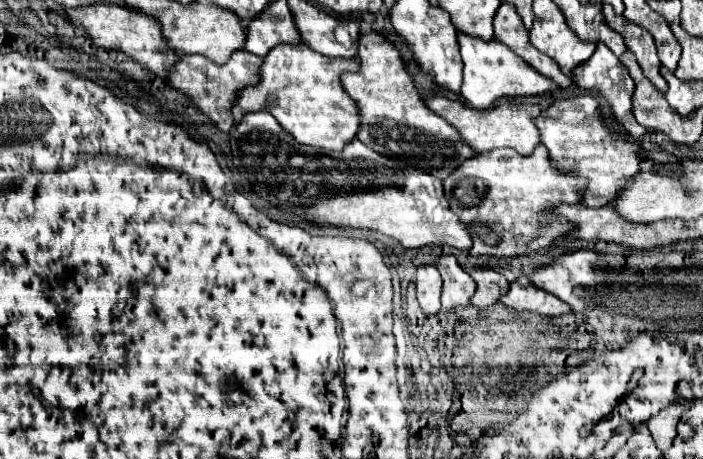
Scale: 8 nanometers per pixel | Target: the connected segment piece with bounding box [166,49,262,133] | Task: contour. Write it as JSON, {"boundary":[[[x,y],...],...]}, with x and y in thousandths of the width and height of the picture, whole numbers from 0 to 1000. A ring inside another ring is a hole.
{"boundary":[[[347,107],[336,111],[319,142],[307,142],[304,133],[299,133],[287,120],[259,120],[256,133],[239,150],[236,176],[242,190],[248,190],[250,198],[270,211],[270,220],[276,224],[276,233],[282,242],[293,246],[319,290],[324,290],[330,281],[330,264],[333,264],[330,246],[327,246],[333,211],[344,190],[367,181],[370,142],[373,142],[373,129]]]}

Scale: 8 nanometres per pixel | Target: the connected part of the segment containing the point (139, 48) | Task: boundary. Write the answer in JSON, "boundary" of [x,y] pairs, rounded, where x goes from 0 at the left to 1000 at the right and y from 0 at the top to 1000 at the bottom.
{"boundary":[[[134,7],[131,15],[91,15],[91,24],[102,50],[119,59],[119,68],[131,81],[134,98],[159,111],[174,111],[185,129],[211,146],[225,168],[233,168],[236,150],[253,133],[253,120],[230,85],[228,50],[216,37],[185,24],[165,7]]]}

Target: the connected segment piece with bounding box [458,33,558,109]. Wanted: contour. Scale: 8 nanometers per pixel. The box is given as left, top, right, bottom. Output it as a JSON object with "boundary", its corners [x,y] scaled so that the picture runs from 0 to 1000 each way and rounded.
{"boundary":[[[654,72],[654,120],[657,120],[657,194],[654,207],[674,233],[674,237],[691,237],[711,211],[751,211],[772,205],[785,194],[794,194],[794,185],[774,168],[771,159],[760,155],[754,142],[748,142],[737,120],[731,120],[720,98],[708,89],[686,89],[680,81],[669,81]]]}

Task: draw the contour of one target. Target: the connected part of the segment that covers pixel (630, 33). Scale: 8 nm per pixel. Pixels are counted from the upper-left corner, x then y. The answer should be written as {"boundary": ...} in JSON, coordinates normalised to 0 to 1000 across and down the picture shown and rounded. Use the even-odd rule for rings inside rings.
{"boundary":[[[856,11],[856,28],[859,28],[862,54],[871,59],[876,72],[882,72],[888,81],[893,107],[905,120],[905,129],[908,129],[916,163],[927,176],[927,185],[939,203],[947,203],[950,185],[947,185],[945,168],[936,155],[939,150],[939,133],[936,133],[936,120],[933,120],[933,98],[930,98],[927,76],[919,63],[913,63],[913,59],[896,50],[896,46],[890,46],[885,33],[876,33],[873,20],[871,20],[871,11]]]}

